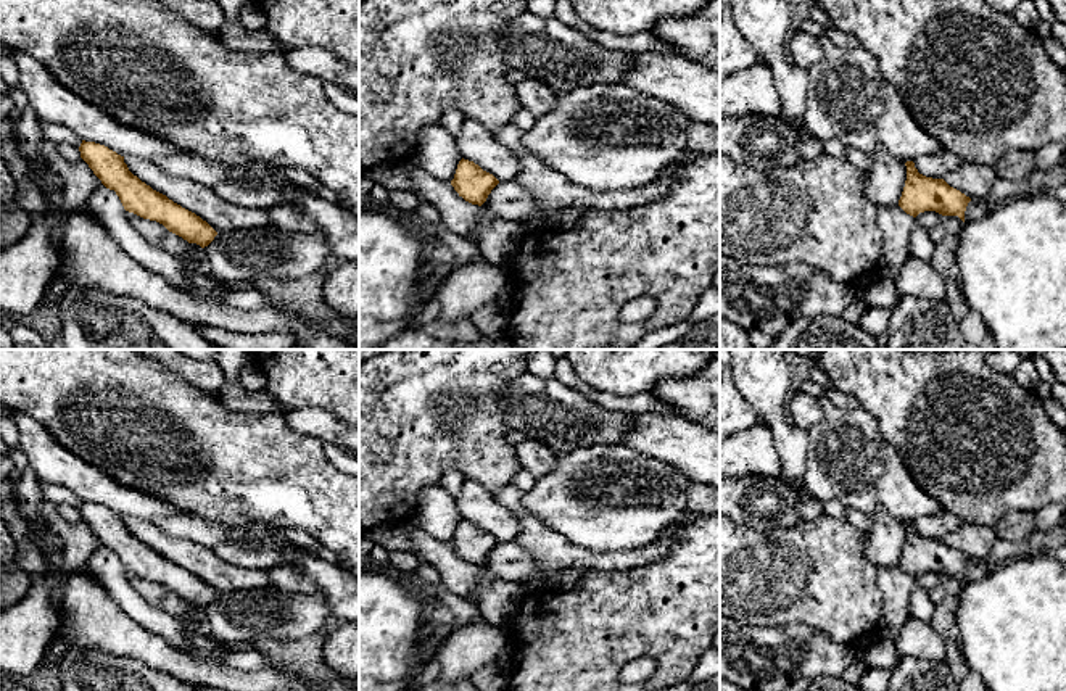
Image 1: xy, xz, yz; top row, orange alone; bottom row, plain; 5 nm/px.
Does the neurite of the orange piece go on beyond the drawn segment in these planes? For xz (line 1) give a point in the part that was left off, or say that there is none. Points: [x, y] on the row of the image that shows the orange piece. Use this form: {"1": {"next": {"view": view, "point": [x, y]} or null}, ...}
{"1": {"next": null}}

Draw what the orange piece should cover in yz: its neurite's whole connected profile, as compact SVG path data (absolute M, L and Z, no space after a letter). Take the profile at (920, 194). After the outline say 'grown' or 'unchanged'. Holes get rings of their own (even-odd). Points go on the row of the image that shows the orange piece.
M907 161L907 180L899 206L916 217L924 211L936 211L942 216L958 216L965 222L965 211L969 197L950 187L944 179L926 177L918 172L913 161Z | unchanged

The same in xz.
M464 158L459 161L454 179L451 180L451 185L459 197L478 206L486 201L488 195L498 184L499 180L493 174Z | unchanged

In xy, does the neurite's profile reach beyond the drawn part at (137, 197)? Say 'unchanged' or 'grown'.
unchanged

